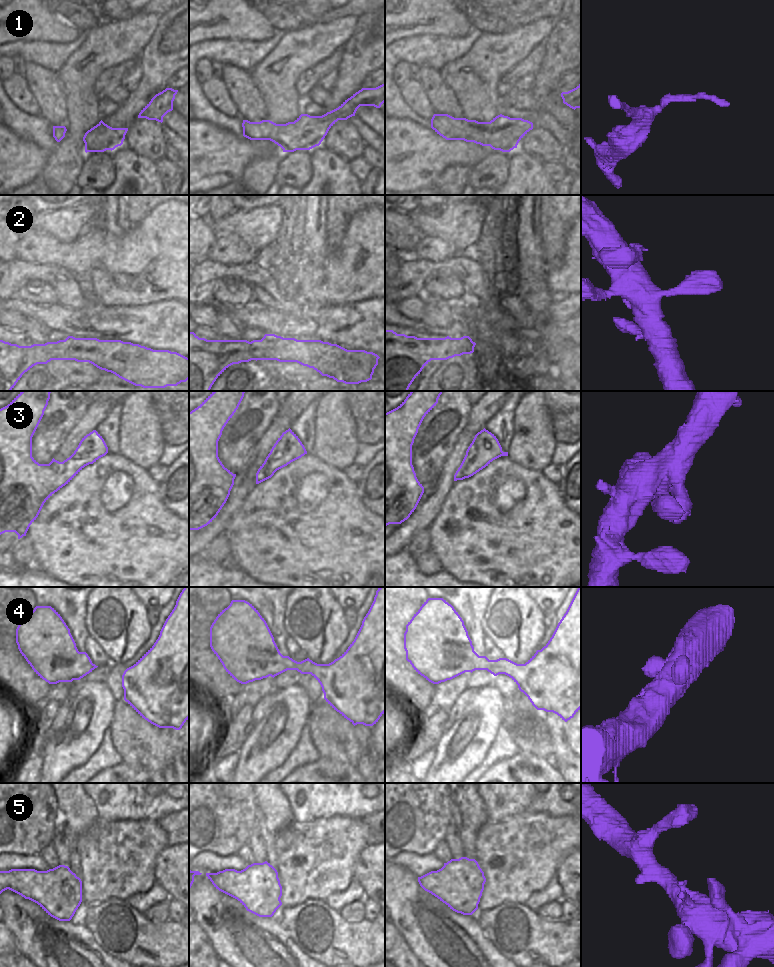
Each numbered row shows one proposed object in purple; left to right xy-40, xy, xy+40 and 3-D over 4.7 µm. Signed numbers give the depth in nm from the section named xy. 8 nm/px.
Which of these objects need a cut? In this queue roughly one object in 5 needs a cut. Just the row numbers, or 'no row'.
no row

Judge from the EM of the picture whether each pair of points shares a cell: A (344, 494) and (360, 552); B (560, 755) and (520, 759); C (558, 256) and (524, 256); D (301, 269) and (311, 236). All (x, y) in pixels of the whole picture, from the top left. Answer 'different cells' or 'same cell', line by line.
A: same cell
B: different cells
C: different cells
D: different cells

